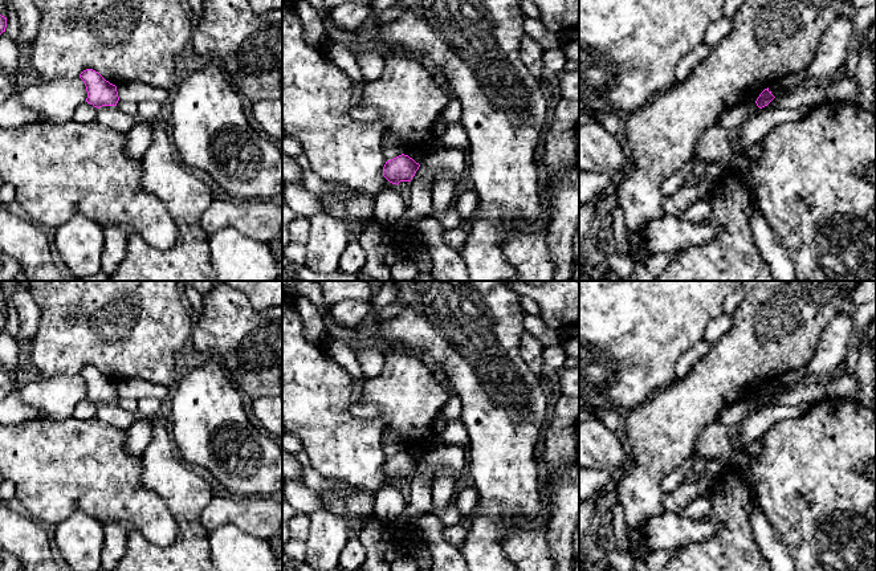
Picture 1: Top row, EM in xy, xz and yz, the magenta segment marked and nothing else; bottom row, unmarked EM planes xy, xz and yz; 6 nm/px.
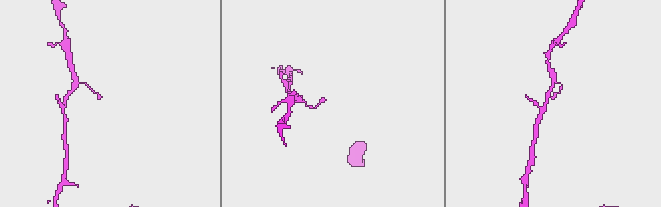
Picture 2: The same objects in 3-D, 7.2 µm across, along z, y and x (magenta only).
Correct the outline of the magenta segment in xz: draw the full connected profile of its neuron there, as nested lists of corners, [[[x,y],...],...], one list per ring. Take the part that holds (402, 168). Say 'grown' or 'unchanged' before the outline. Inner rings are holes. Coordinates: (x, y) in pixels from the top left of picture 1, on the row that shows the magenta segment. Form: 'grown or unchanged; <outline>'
unchanged; [[[399,155],[391,160],[387,160],[383,167],[383,176],[392,184],[399,184],[400,182],[411,182],[419,170],[420,164],[416,163],[408,155]]]

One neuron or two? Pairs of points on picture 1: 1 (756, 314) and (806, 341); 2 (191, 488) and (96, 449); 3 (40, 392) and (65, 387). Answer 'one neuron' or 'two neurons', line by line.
1: one neuron
2: two neurons
3: one neuron

